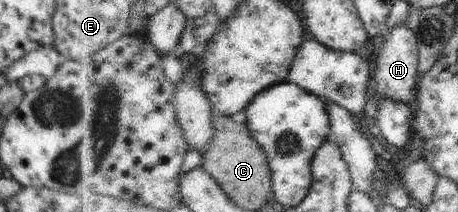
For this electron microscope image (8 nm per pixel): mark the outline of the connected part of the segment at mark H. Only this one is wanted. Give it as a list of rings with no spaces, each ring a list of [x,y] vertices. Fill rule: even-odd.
[[[408,23],[397,25],[394,29],[386,32],[386,43],[381,52],[376,55],[375,62],[378,65],[375,77],[378,83],[378,95],[397,102],[415,105],[421,83],[419,70],[421,47],[418,35]]]

